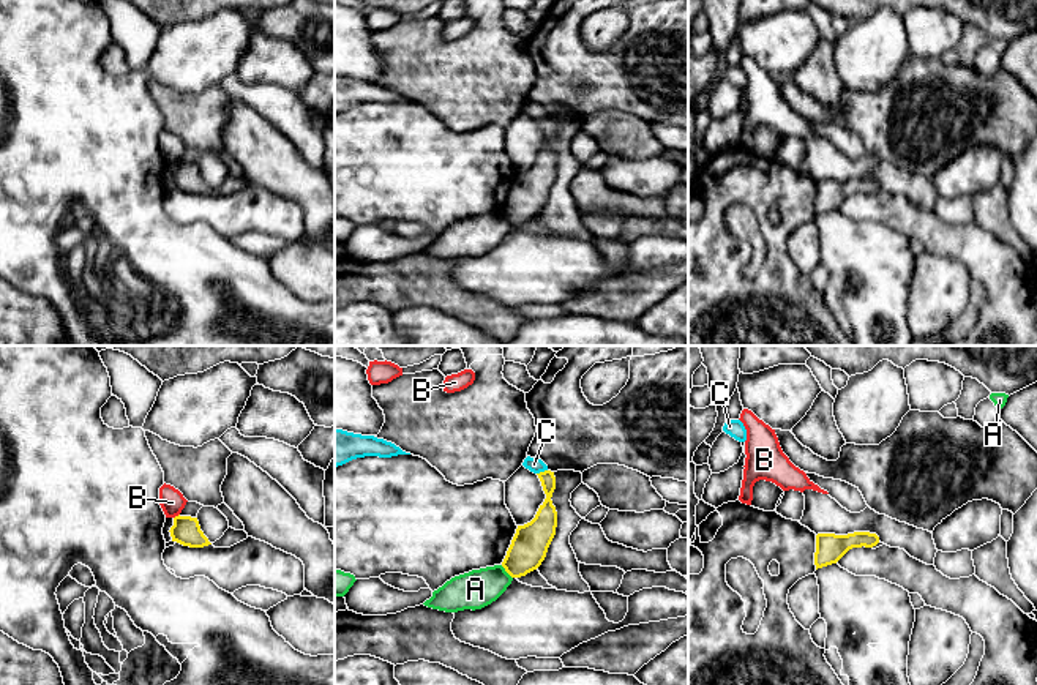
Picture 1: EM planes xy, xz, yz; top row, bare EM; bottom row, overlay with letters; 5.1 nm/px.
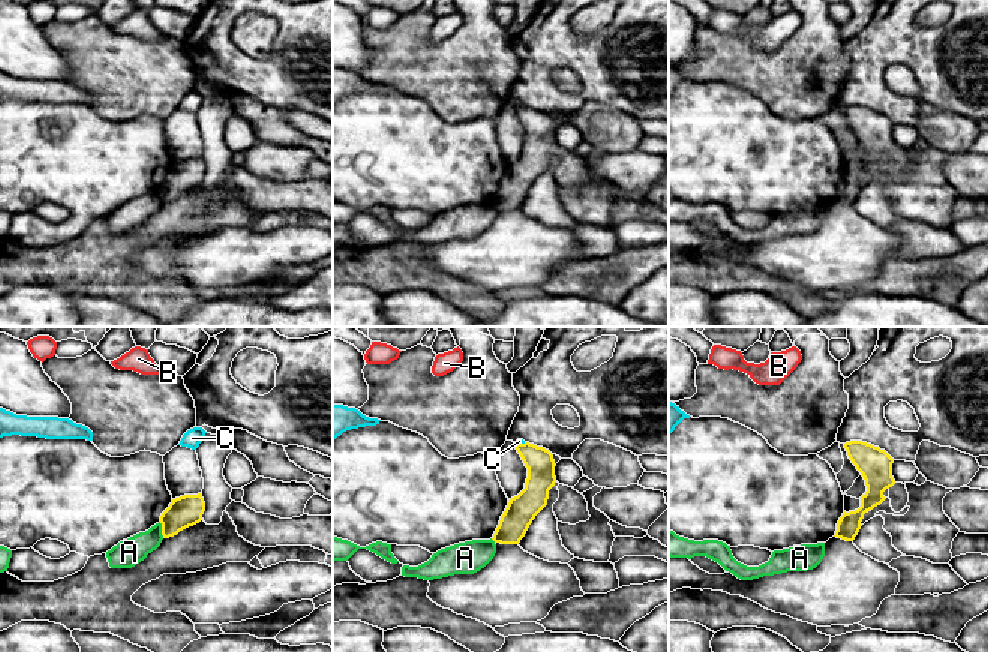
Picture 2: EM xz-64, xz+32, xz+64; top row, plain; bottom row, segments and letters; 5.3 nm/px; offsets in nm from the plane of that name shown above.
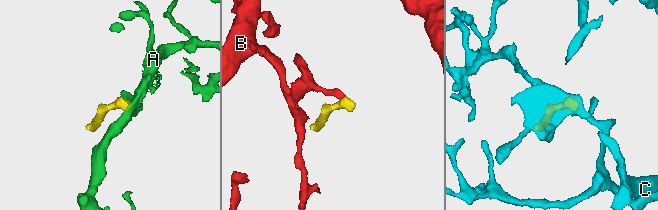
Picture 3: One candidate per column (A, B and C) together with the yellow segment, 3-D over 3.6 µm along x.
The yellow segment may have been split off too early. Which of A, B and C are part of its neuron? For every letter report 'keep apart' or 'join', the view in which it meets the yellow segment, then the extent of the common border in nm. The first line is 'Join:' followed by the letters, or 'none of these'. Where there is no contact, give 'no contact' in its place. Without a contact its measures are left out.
Join: none of these
A: keep apart; contact in xz; length 90 nm
B: keep apart; contact in xy; length 40 nm
C: keep apart; contact in xz; length 60 nm

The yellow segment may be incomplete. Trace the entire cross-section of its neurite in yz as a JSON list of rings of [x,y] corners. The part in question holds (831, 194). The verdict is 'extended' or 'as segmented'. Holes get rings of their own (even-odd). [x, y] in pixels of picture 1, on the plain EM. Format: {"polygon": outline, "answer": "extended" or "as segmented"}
{"polygon": [[[854,178],[848,182],[818,180],[814,211],[816,216],[837,210],[852,194],[873,194],[879,189],[879,183],[870,178]]], "answer": "as segmented"}

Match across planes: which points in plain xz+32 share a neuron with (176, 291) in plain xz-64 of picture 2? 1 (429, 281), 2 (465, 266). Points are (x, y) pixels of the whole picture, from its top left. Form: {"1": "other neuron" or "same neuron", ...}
{"1": "same neuron", "2": "other neuron"}

